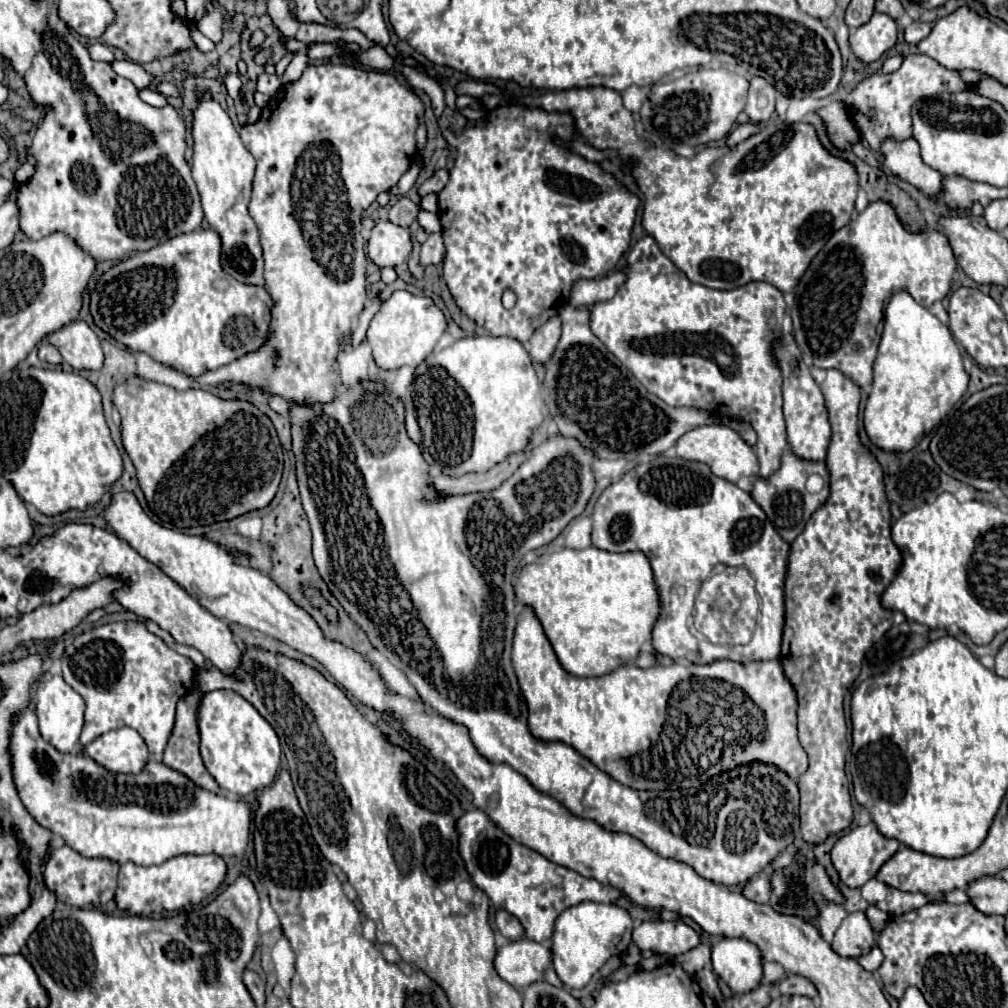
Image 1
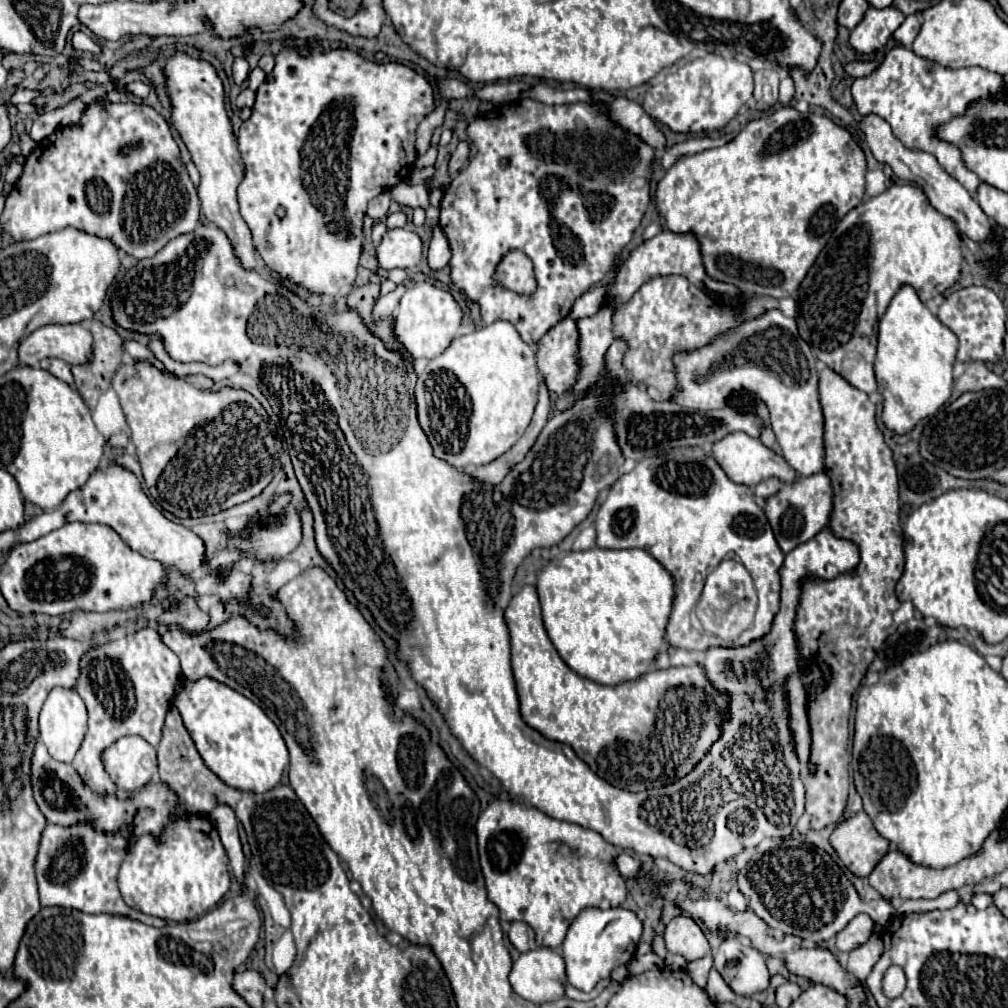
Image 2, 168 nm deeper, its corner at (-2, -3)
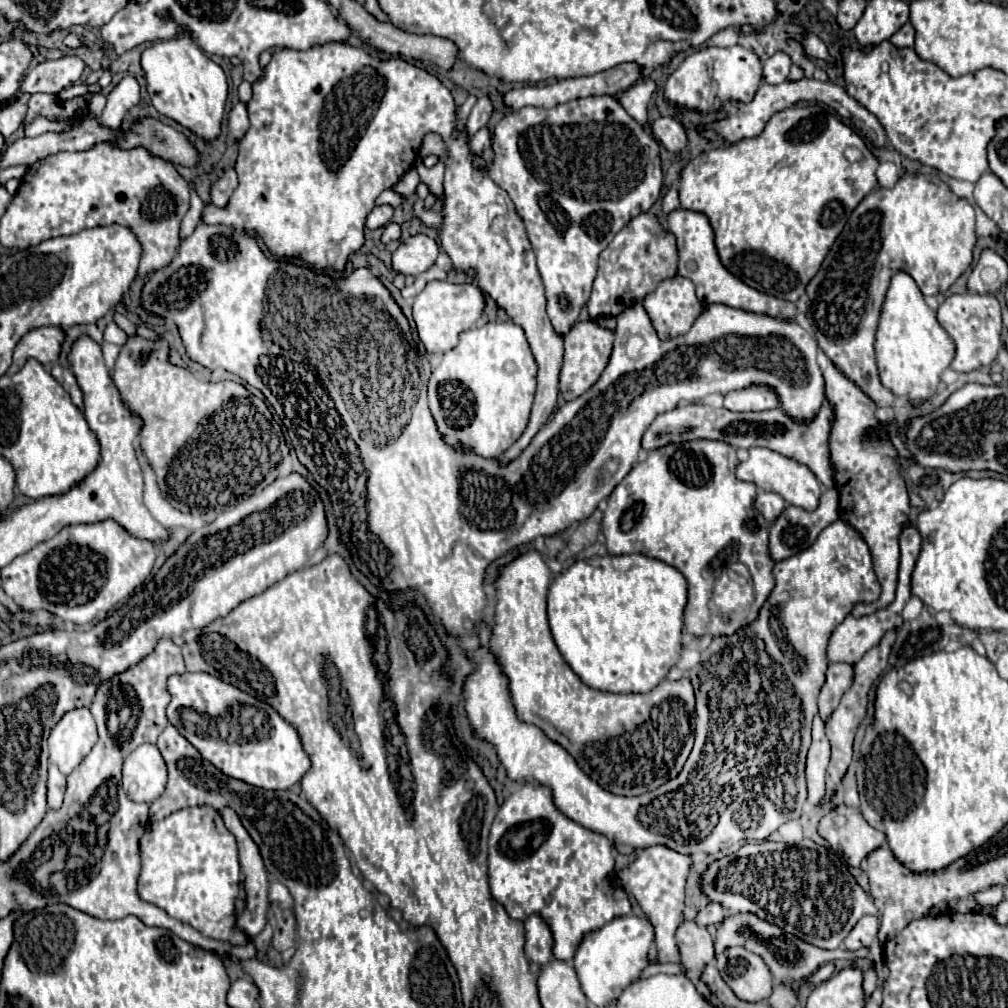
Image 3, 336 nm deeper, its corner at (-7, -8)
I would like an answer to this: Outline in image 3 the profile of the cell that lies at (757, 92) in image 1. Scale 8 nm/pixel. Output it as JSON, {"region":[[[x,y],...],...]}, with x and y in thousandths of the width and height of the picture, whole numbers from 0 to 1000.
{"region":[[[770,52],[762,60],[758,60],[758,79],[762,83],[776,83],[782,77],[786,60],[780,52]]]}

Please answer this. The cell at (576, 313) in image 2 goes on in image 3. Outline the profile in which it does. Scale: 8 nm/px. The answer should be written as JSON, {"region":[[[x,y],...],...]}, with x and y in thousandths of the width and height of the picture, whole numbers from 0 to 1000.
{"region":[[[637,210],[625,218],[605,240],[593,256],[593,272],[583,298],[583,312],[591,317],[595,313],[613,313],[627,302],[637,300],[653,282],[671,274],[673,250],[671,236],[663,230],[649,212]]]}

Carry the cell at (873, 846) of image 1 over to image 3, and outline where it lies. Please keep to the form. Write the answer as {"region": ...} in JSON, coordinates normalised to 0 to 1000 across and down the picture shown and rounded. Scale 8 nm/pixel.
{"region":[[[839,798],[829,800],[813,813],[812,827],[825,843],[833,845],[843,859],[853,859],[865,843],[879,835],[879,829],[865,821],[851,802],[843,802]]]}

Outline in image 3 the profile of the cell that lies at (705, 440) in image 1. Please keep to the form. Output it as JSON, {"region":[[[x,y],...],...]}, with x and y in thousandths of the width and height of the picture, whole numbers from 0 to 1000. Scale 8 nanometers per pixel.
{"region":[[[744,444],[742,446],[742,456],[736,456],[732,460],[732,466],[730,466],[730,472],[734,476],[740,476],[740,478],[748,478],[754,486],[760,486],[760,488],[770,488],[774,490],[782,500],[786,502],[792,502],[792,504],[798,504],[798,506],[808,506],[813,498],[813,478],[810,476],[808,468],[804,468],[802,462],[786,456],[786,454],[780,454],[768,446],[762,446],[762,444]]]}

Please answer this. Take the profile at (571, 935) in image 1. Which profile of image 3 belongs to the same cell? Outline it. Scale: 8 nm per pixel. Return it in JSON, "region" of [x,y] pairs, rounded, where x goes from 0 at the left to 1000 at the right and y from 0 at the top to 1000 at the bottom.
{"region":[[[615,909],[603,915],[599,921],[579,929],[569,948],[569,960],[581,990],[591,998],[603,998],[613,992],[617,982],[635,970],[643,958],[643,942],[649,935],[649,921],[643,911]]]}

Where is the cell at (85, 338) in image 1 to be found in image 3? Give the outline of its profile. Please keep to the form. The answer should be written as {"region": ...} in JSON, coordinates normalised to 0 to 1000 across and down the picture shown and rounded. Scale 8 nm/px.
{"region":[[[42,323],[42,325],[30,327],[16,341],[14,353],[12,353],[12,363],[8,369],[10,371],[18,369],[24,363],[26,355],[36,355],[40,361],[56,359],[56,355],[60,351],[62,335],[63,335],[63,329],[56,323]]]}

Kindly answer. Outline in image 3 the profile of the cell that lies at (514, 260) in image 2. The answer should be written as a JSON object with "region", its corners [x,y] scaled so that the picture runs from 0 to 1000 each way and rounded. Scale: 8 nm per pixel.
{"region":[[[462,127],[448,131],[446,139],[440,139],[435,133],[423,133],[417,153],[431,153],[442,163],[440,171],[440,198],[438,198],[438,224],[435,226],[437,242],[444,250],[444,254],[450,260],[450,266],[454,268],[472,268],[474,284],[488,294],[496,306],[504,312],[504,315],[510,321],[516,321],[522,329],[524,341],[528,345],[528,351],[534,361],[534,385],[532,395],[528,403],[526,419],[520,427],[520,431],[496,452],[496,458],[506,458],[512,454],[528,437],[528,433],[540,423],[544,413],[548,411],[552,403],[554,393],[554,371],[558,365],[558,333],[554,333],[546,321],[546,315],[542,313],[542,296],[540,296],[540,284],[532,266],[532,256],[526,244],[526,238],[520,228],[520,220],[512,212],[510,206],[504,206],[502,214],[494,214],[490,218],[484,216],[484,212],[476,212],[470,204],[472,198],[468,198],[468,181],[476,179],[476,165],[470,161],[470,157],[476,157],[466,151],[466,139],[462,133]]]}

